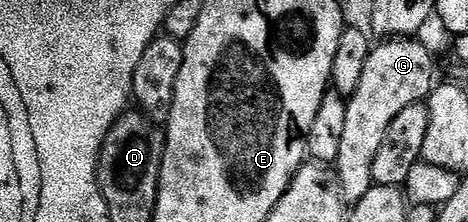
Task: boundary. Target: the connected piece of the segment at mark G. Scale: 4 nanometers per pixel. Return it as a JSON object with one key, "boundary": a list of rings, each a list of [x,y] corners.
{"boundary":[[[392,37],[387,41],[377,42],[366,61],[366,69],[362,69],[362,81],[358,81],[358,89],[348,99],[346,129],[342,132],[342,145],[338,148],[334,170],[340,179],[340,191],[349,204],[355,205],[359,199],[366,197],[366,193],[370,193],[374,185],[374,157],[378,157],[378,149],[382,149],[382,141],[386,138],[386,129],[390,129],[390,121],[394,121],[394,117],[398,117],[398,113],[402,113],[406,105],[427,100],[434,90],[437,82],[436,63],[420,41],[416,37]]]}

